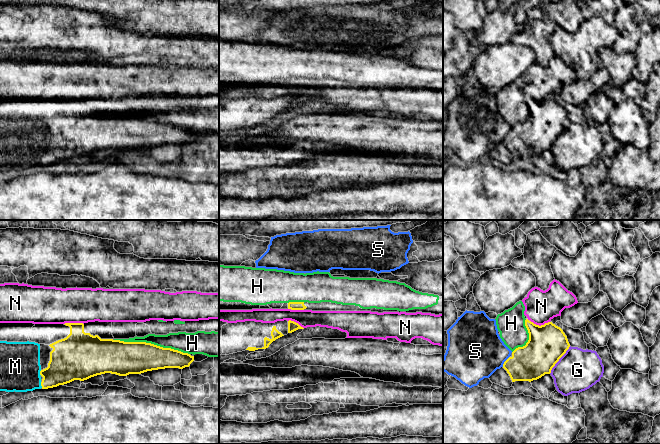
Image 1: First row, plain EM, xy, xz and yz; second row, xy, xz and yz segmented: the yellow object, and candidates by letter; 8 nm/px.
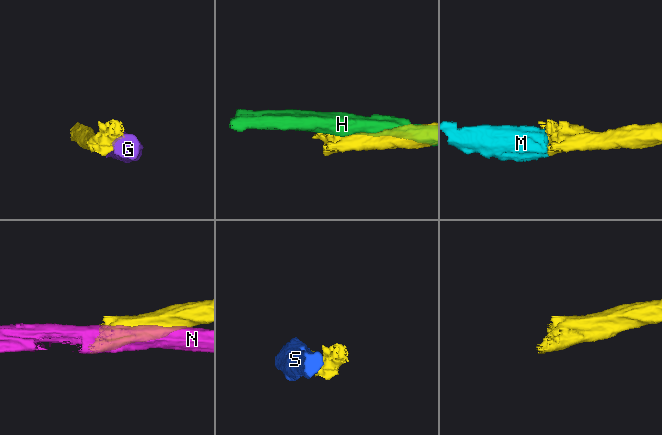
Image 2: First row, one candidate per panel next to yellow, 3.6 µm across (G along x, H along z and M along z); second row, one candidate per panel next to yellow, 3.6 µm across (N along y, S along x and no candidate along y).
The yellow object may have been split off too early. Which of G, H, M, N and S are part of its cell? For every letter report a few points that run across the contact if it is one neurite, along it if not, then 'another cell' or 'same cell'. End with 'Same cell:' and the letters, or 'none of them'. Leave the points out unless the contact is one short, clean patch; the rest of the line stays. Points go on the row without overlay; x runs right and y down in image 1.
G: another cell
H: another cell
M: same cell
N: another cell
S: another cell
Same cell: M

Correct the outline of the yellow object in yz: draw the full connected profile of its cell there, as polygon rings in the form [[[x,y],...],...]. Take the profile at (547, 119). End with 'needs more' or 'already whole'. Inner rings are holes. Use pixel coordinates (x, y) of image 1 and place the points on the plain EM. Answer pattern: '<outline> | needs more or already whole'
[[[526,95],[525,102],[529,109],[528,118],[516,124],[503,140],[512,158],[531,158],[550,150],[570,123],[563,106],[552,98],[539,102]]] | already whole

